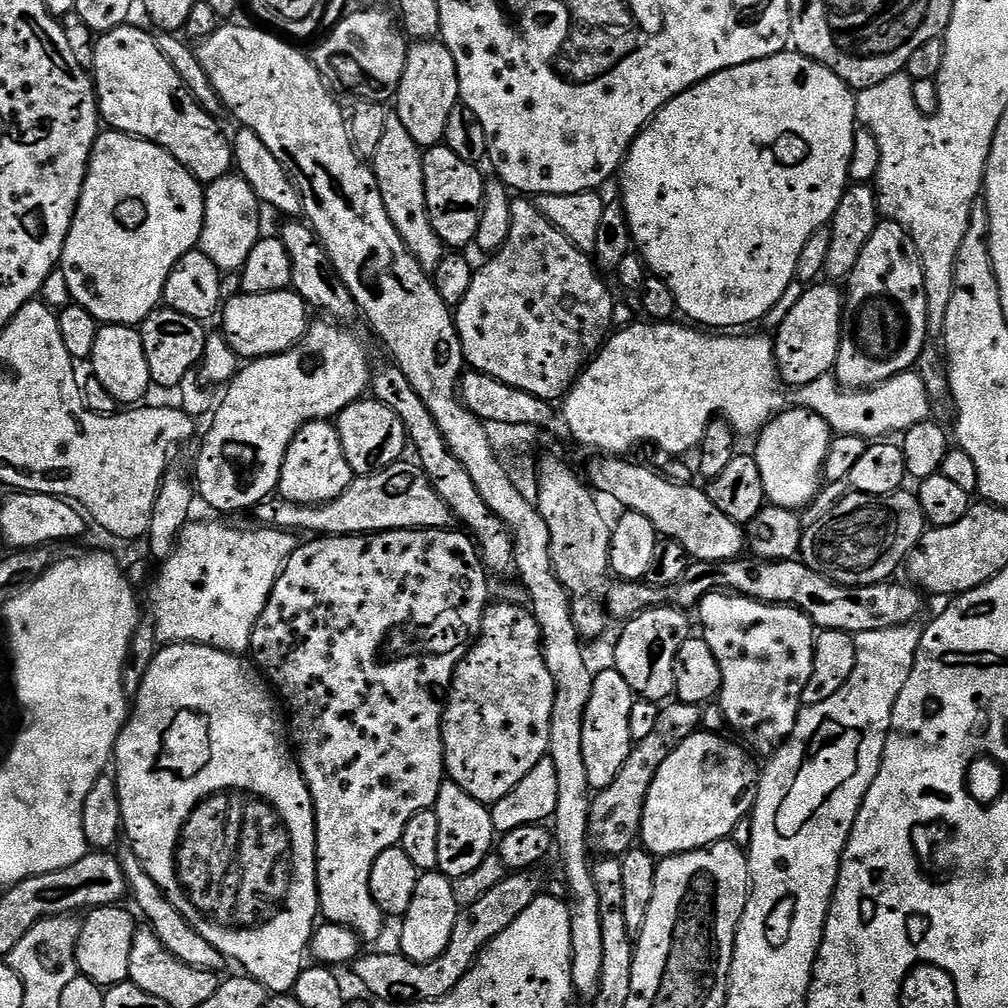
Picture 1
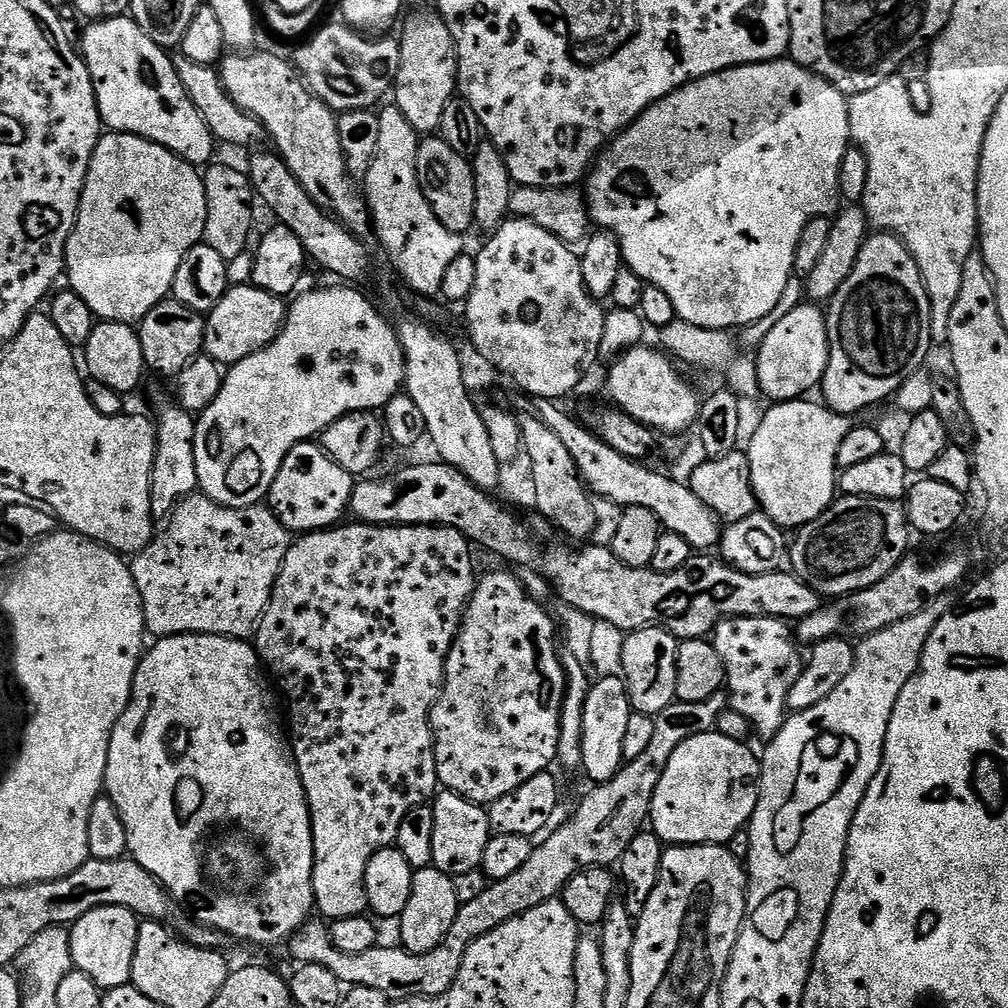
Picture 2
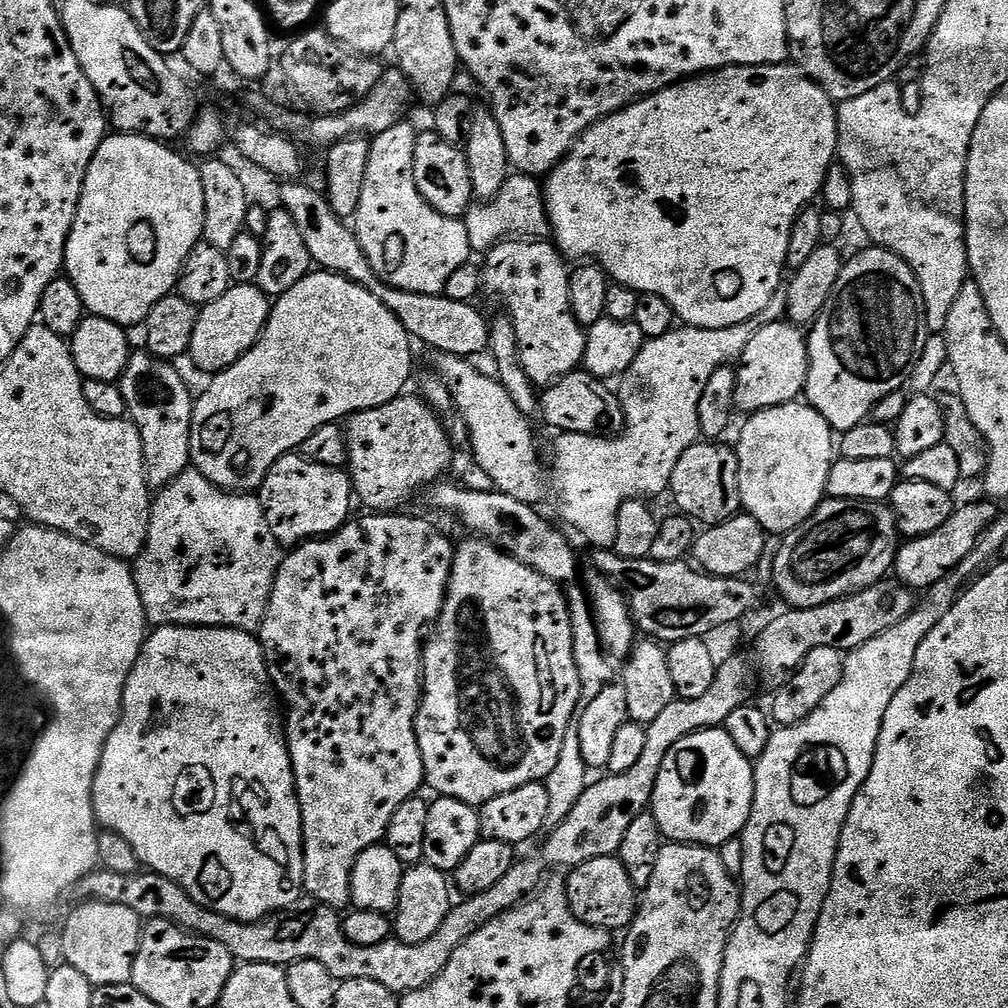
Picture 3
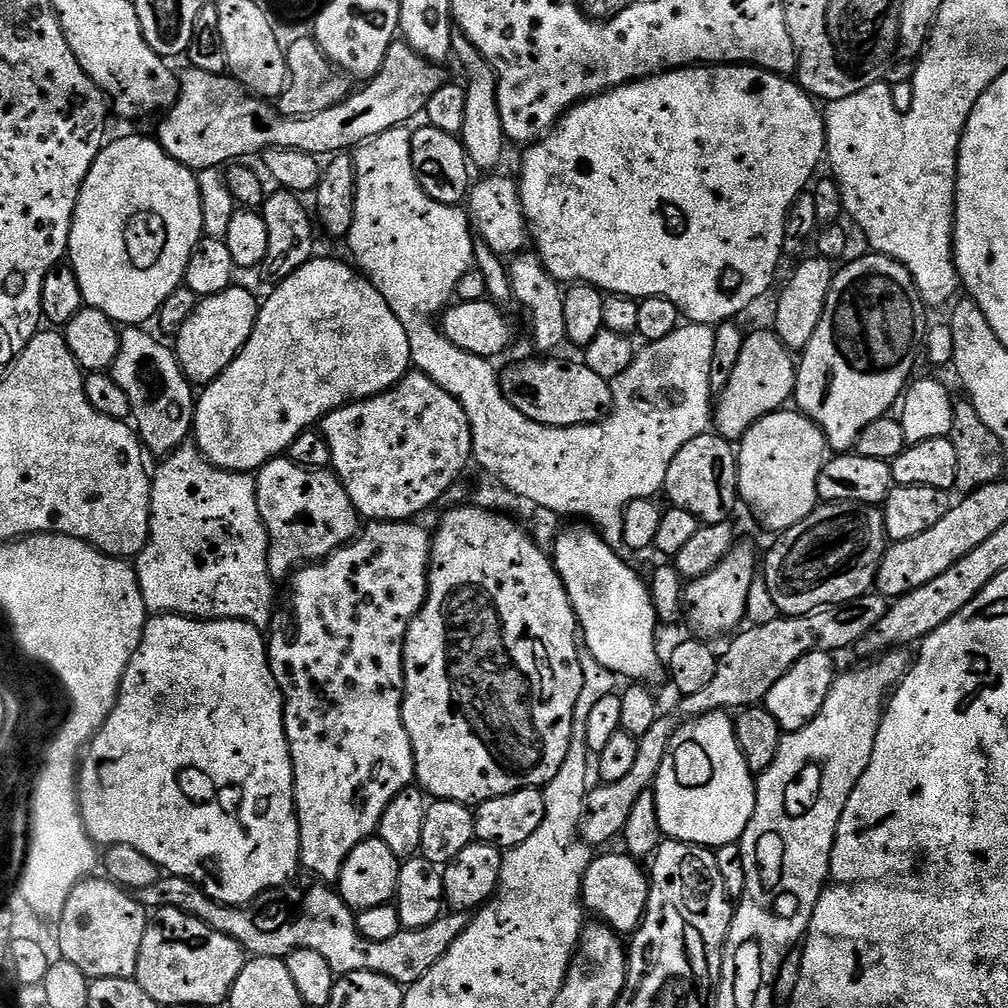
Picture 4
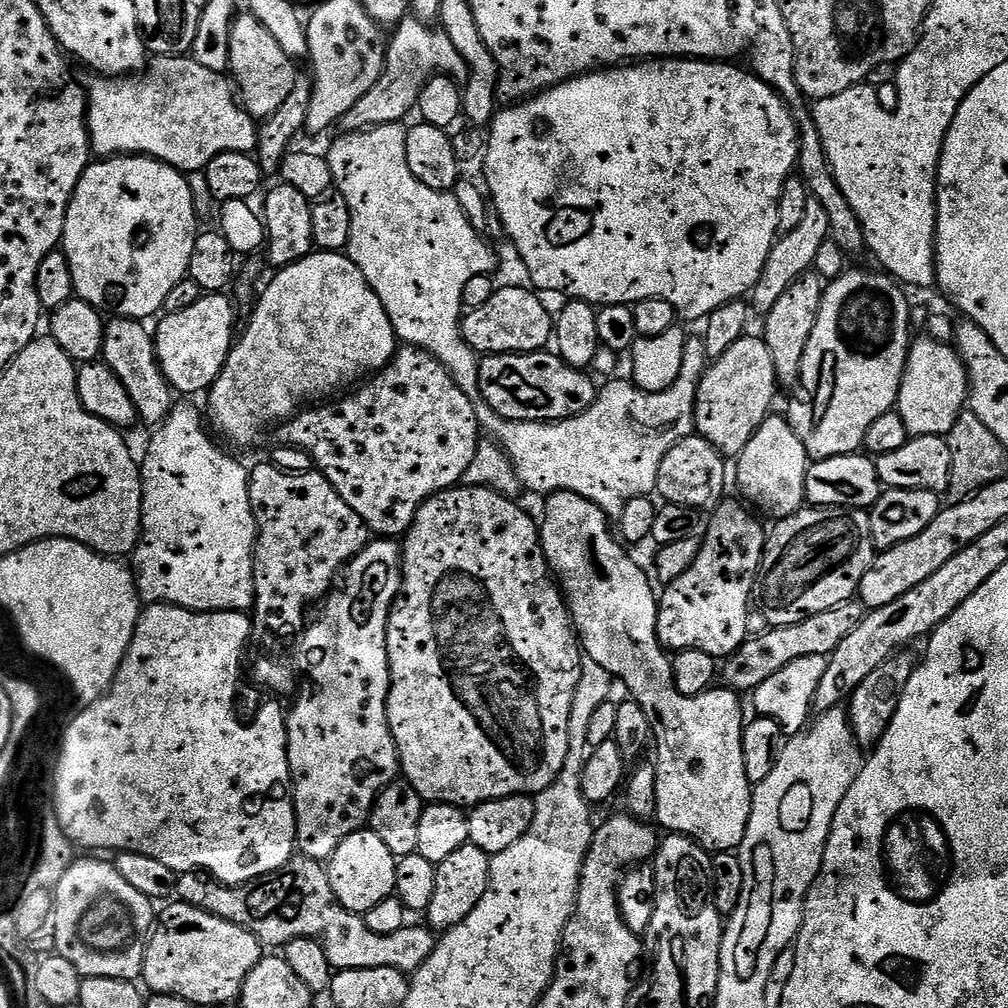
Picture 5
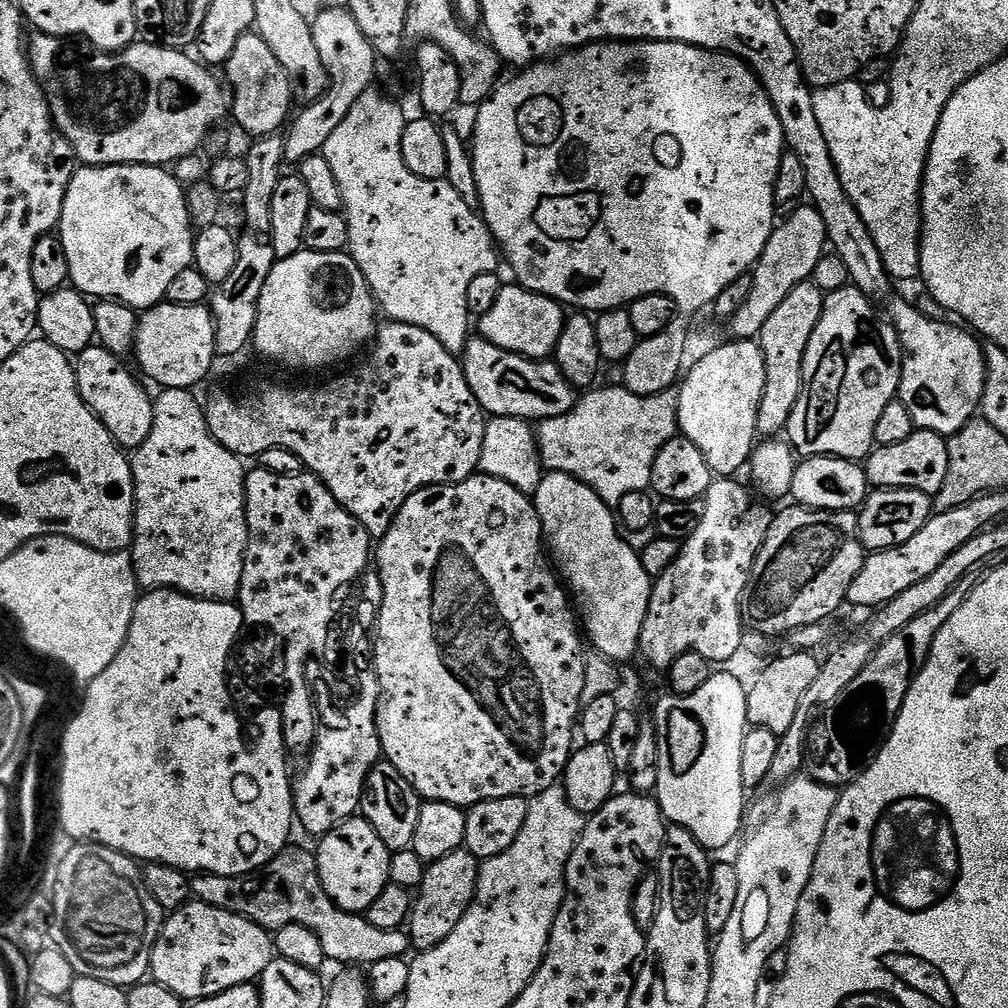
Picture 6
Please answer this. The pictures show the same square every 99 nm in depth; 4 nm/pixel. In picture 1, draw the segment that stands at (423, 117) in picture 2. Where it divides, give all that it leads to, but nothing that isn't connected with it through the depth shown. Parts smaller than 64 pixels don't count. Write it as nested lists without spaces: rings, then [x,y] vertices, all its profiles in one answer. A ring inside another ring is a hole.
[[[422,40],[413,43],[408,50],[406,70],[402,74],[400,88],[394,97],[394,115],[406,126],[410,138],[421,149],[437,147],[446,134],[446,122],[450,122],[450,110],[460,100],[458,70],[454,66],[454,54],[443,42]]]

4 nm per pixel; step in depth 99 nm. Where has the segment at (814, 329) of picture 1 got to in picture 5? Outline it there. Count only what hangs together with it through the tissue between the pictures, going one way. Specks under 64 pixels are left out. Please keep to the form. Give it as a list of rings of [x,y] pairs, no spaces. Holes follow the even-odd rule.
[[[745,334],[741,340],[734,342],[726,354],[707,365],[704,376],[697,388],[695,431],[718,449],[726,458],[740,457],[746,444],[754,438],[754,434],[773,411],[772,403],[776,400],[776,367],[774,358],[770,358],[770,350],[759,335]]]

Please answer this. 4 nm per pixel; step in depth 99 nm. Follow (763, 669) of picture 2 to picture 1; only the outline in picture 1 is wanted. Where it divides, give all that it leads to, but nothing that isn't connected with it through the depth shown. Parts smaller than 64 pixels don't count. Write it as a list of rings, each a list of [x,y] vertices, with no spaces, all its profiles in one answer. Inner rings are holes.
[[[727,590],[707,592],[699,602],[699,612],[700,624],[704,627],[702,639],[708,643],[710,650],[714,650],[714,658],[718,658],[718,666],[722,670],[718,703],[724,711],[728,728],[736,731],[741,736],[739,739],[753,753],[761,752],[764,758],[771,757],[790,738],[798,722],[806,682],[810,682],[810,670],[814,670],[818,629],[809,616],[791,604],[763,604],[760,600],[738,596]]]

